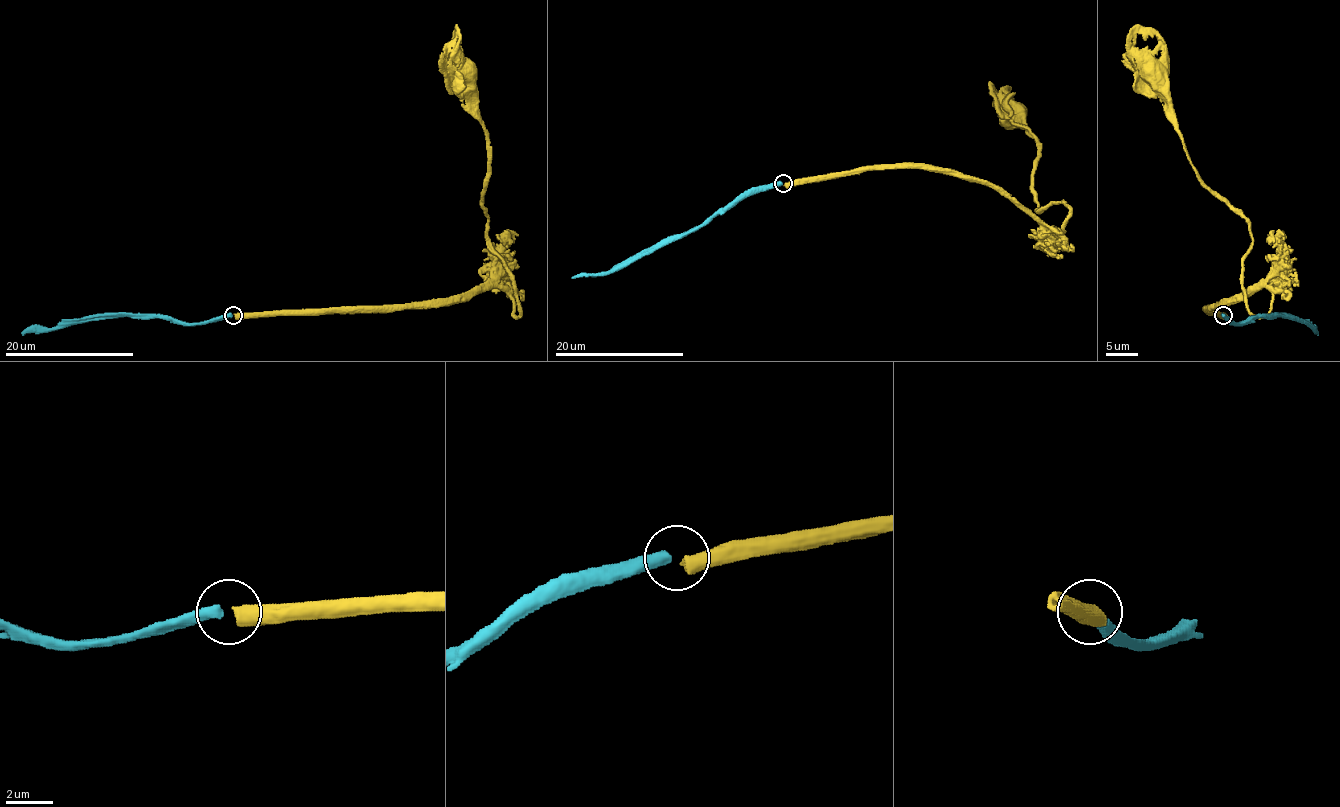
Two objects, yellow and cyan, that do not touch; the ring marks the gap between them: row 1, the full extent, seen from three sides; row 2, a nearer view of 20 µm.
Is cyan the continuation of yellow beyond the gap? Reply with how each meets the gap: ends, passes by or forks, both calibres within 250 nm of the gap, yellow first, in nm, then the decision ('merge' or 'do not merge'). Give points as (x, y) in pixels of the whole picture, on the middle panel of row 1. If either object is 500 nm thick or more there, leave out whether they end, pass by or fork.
600 nm thick on the yellow side, 480 nm on the other; do not merge

